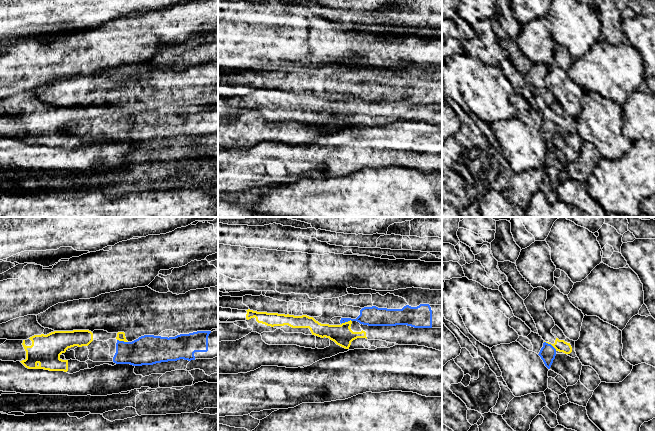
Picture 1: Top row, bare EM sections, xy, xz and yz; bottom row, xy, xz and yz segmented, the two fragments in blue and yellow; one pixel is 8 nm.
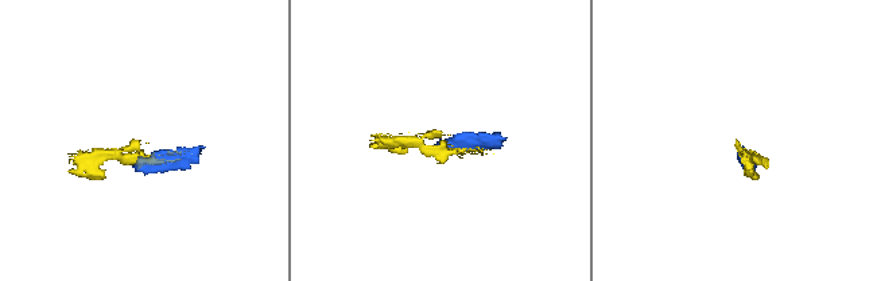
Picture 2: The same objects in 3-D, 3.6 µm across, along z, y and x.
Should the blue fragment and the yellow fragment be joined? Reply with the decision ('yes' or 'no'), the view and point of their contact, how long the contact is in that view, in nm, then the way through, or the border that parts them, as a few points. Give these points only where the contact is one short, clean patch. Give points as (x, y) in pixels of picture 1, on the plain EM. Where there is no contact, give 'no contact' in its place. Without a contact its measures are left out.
no; meets blue in yz at (550, 120); contact 130 nm long; border along yz (544, 117), (556, 126)

